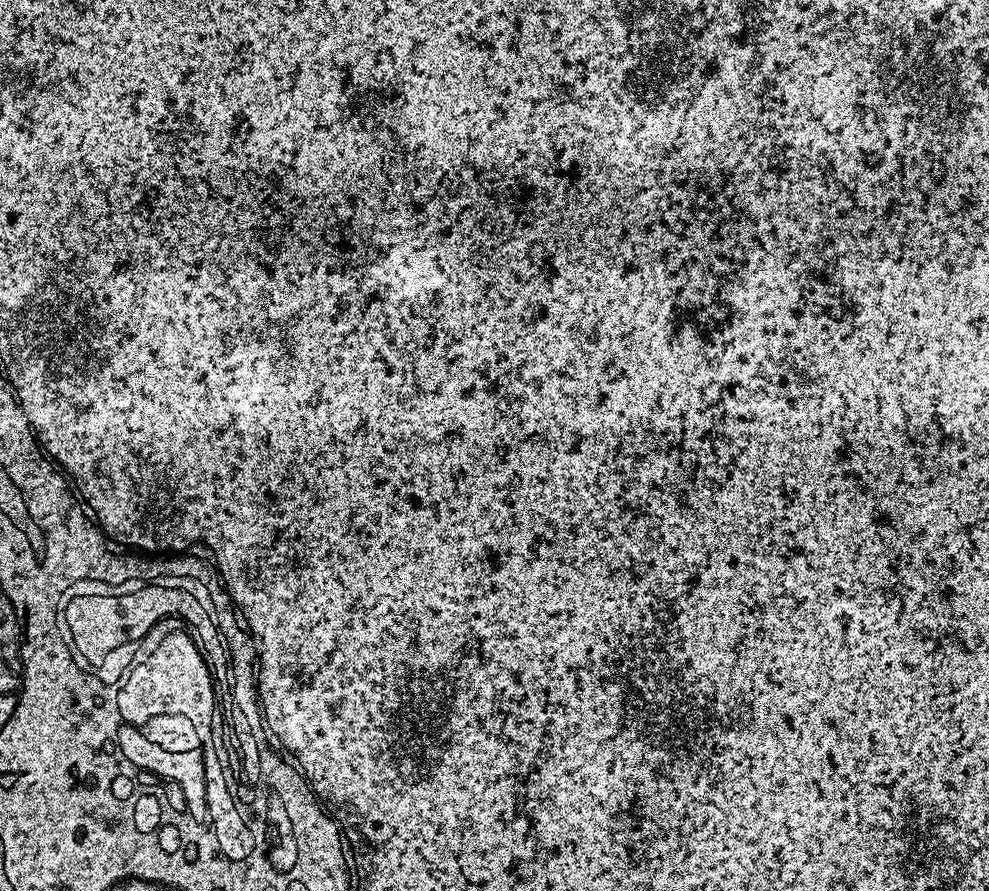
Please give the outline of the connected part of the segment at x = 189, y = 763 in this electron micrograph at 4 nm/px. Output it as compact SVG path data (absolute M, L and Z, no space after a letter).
M156 722L148 727L121 723L116 732L116 747L119 755L125 756L135 768L160 776L179 786L192 819L200 822L208 816L208 799L206 798L206 752L203 747L192 745L192 732L186 725L168 728L164 732L163 723Z

